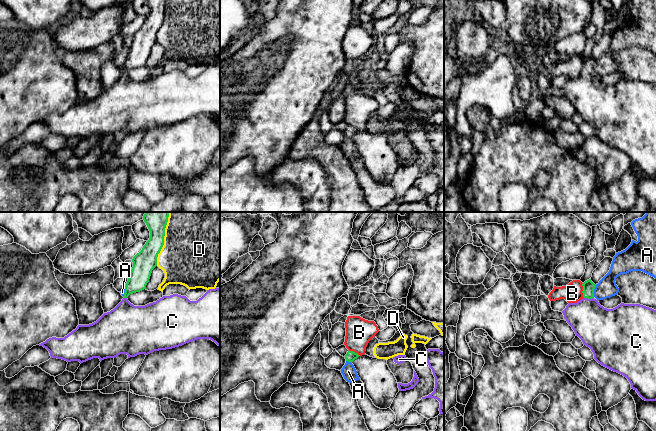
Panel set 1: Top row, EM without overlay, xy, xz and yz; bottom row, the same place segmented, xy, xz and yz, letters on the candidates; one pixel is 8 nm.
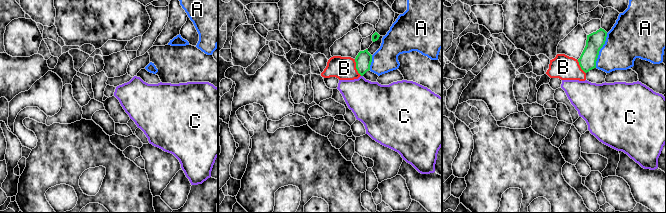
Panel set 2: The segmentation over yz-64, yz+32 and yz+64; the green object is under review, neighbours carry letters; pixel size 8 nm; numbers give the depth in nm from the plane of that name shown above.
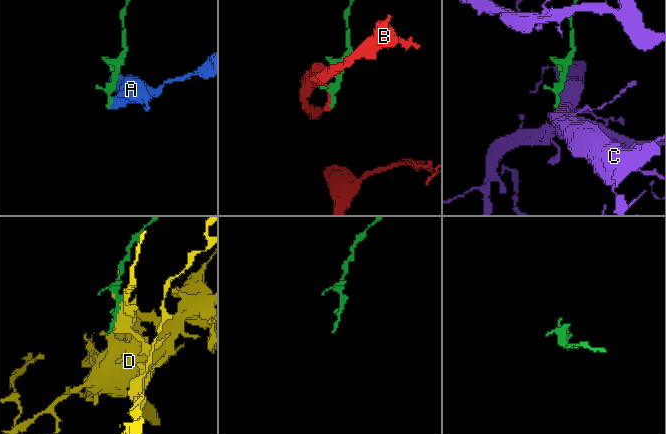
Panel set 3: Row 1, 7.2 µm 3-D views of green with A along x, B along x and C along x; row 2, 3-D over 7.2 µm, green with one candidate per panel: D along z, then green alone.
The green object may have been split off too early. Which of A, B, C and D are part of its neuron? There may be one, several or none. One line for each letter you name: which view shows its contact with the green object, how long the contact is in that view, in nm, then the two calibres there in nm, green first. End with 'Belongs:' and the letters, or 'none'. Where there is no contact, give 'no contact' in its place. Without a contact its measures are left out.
C: contact in yz; length 80 nm; calibres 100 and 340 nm
Belongs: C

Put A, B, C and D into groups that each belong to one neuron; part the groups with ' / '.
A / B / C / D

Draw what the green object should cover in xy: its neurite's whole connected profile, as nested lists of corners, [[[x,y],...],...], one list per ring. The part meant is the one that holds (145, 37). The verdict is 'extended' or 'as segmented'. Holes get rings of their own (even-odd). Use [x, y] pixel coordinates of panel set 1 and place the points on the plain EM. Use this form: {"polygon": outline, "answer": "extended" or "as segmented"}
{"polygon": [[[146,0],[150,7],[150,14],[137,29],[133,35],[133,43],[125,62],[124,74],[110,88],[104,89],[96,98],[89,101],[78,101],[75,106],[64,114],[52,113],[39,120],[46,124],[51,134],[62,135],[67,138],[79,137],[86,138],[93,134],[99,134],[100,137],[107,134],[115,134],[120,130],[127,130],[128,134],[139,130],[148,131],[154,127],[172,125],[182,122],[197,115],[210,115],[220,122],[220,65],[209,65],[197,77],[190,77],[186,72],[173,70],[163,72],[156,78],[145,82],[134,82],[127,73],[130,70],[140,68],[146,65],[152,46],[157,42],[157,33],[164,21],[165,4],[167,0]]], "answer": "extended"}

